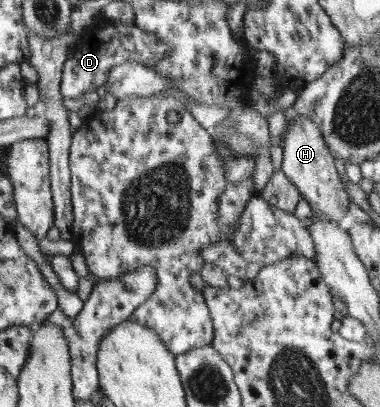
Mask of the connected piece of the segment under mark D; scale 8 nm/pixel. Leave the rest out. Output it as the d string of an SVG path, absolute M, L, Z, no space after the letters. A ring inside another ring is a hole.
M103 19L100 27L87 27L84 38L77 42L67 54L59 86L63 98L80 99L88 91L104 86L112 68L133 62L139 65L156 66L171 53L168 45L156 35L147 33L135 23L121 23L119 20Z

